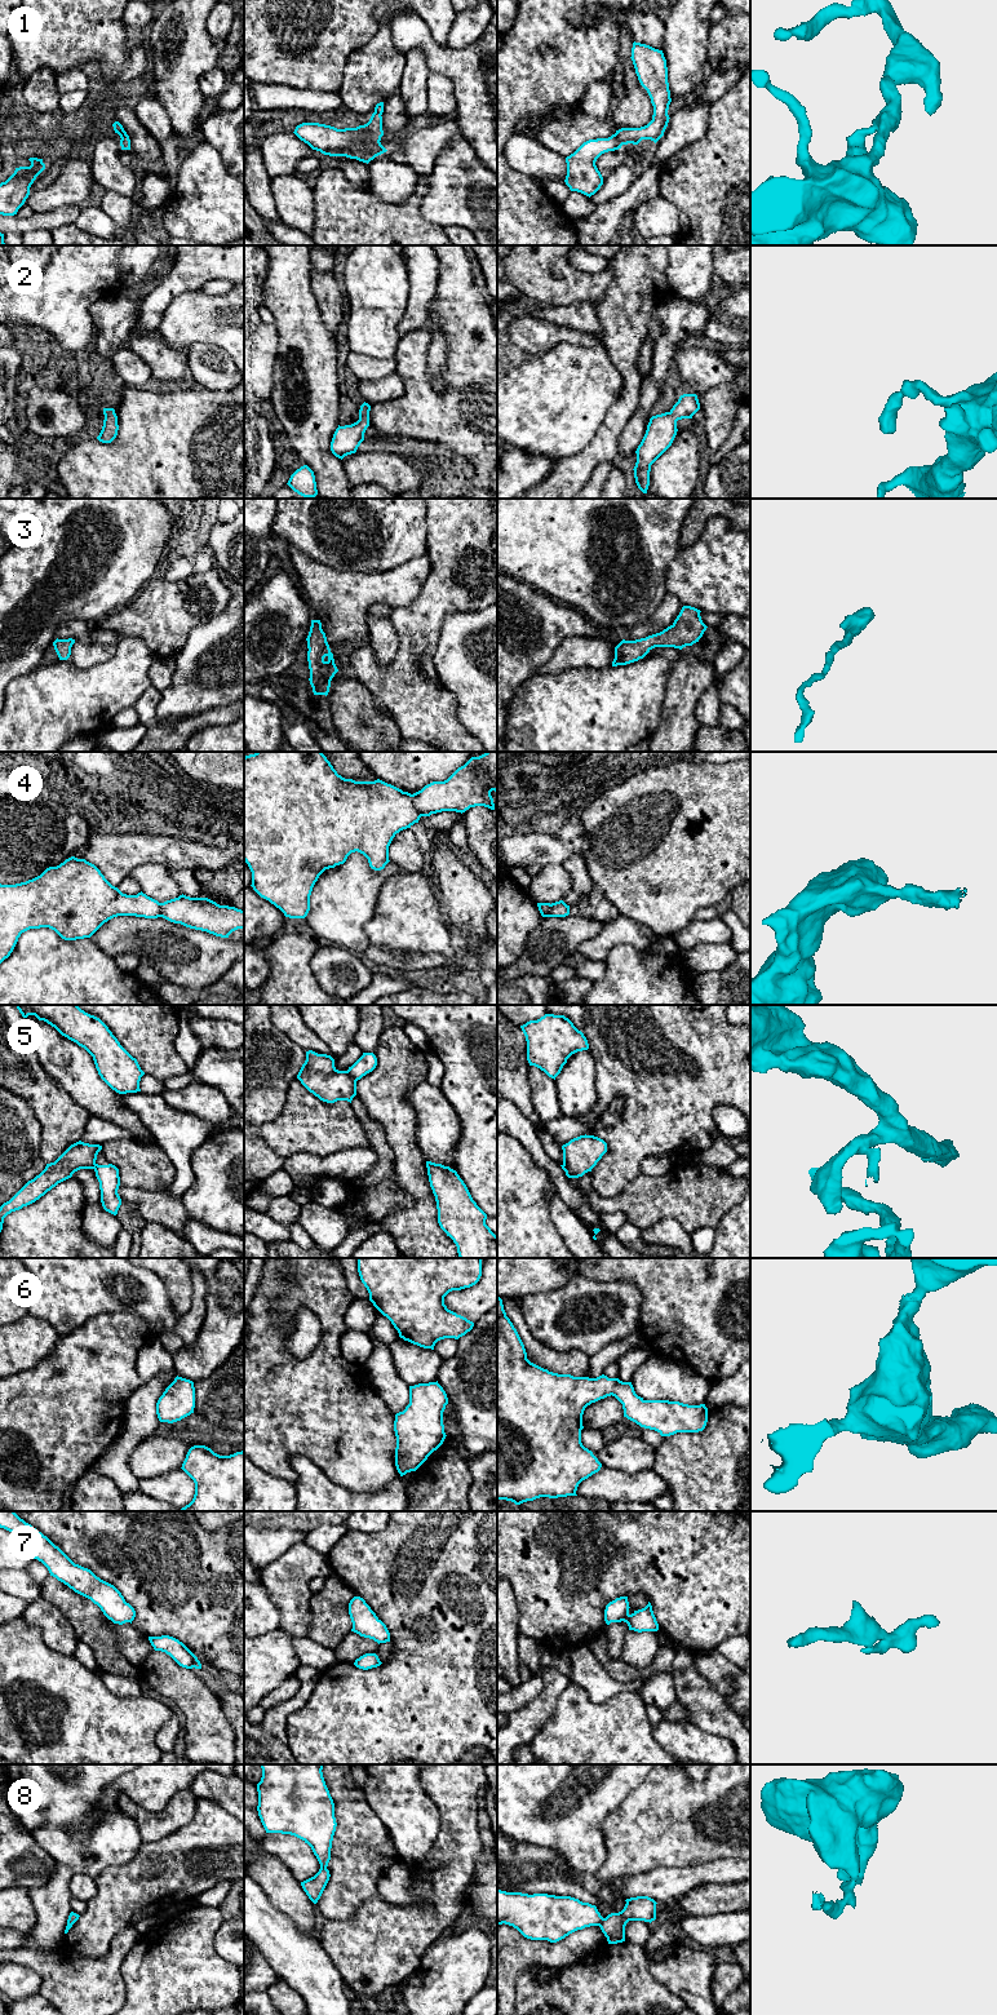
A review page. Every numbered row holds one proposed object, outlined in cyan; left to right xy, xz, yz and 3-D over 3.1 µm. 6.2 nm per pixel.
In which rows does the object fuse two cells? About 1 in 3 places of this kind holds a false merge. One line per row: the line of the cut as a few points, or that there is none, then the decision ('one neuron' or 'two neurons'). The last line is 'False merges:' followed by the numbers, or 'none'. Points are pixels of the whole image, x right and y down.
1: cut none; one neuron
2: cut none; one neuron
3: cut none; one neuron
4: cut xz (411, 795), (411, 801), (421, 815); two neurons
5: cut xz (346, 1071), (355, 1081); two neurons
6: cut none; one neuron
7: cut none; one neuron
8: cut yz (603, 1918), (598, 1925); two neurons
False merges: 4, 5, 8

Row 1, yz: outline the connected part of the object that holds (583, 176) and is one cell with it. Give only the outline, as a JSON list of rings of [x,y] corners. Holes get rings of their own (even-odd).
[[[634,41],[630,58],[641,85],[651,98],[653,106],[652,120],[641,128],[621,128],[608,138],[589,140],[567,156],[564,182],[571,191],[590,198],[601,189],[603,177],[595,161],[602,154],[619,150],[622,145],[638,145],[642,140],[651,140],[656,143],[664,136],[670,119],[668,110],[672,102],[664,53]]]

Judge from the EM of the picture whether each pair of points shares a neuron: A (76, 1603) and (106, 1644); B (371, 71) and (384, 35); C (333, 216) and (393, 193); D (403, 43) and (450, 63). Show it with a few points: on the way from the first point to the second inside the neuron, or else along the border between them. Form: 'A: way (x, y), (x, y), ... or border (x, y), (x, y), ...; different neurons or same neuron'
A: way (83, 1613), (97, 1634); same neuron
B: way (379, 62), (381, 44); same neuron
C: border (368, 186), (389, 202), (410, 196); different neurons
D: way (415, 40), (422, 40), (438, 56); same neuron

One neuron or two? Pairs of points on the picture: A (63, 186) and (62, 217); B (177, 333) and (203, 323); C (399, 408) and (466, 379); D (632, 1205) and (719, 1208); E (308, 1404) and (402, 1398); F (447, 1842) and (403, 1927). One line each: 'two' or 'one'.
A: two
B: one
C: one
D: one
E: two
F: one

